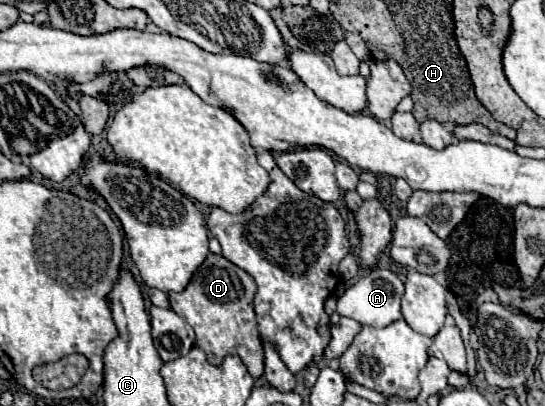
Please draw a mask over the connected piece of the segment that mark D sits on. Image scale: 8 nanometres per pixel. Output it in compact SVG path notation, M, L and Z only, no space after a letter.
M209 254L193 274L187 288L183 292L169 294L169 302L171 310L185 318L195 330L195 346L205 350L209 364L219 366L227 354L237 354L247 366L247 372L253 378L259 378L263 372L263 346L259 342L253 296L255 282L245 270L223 256Z

